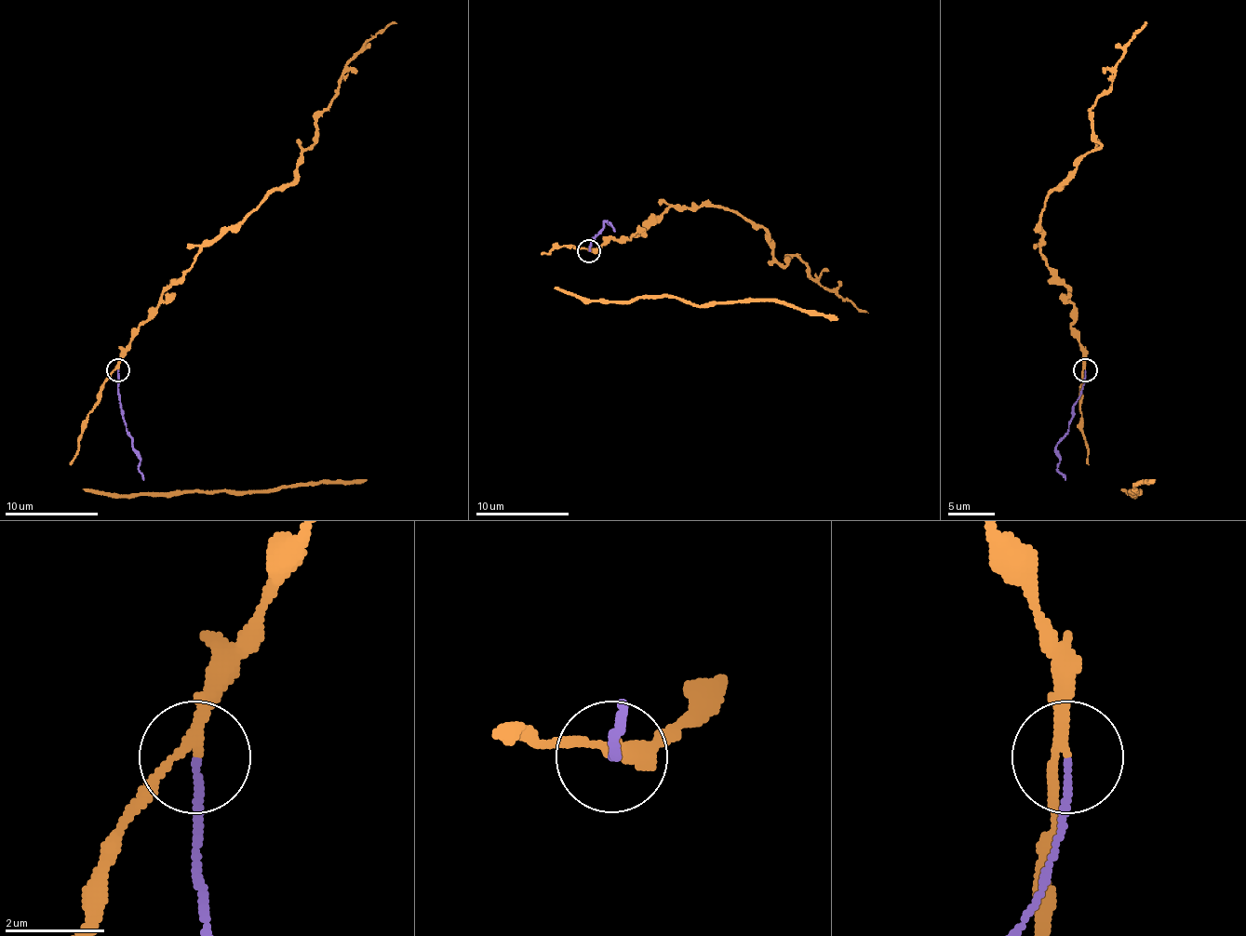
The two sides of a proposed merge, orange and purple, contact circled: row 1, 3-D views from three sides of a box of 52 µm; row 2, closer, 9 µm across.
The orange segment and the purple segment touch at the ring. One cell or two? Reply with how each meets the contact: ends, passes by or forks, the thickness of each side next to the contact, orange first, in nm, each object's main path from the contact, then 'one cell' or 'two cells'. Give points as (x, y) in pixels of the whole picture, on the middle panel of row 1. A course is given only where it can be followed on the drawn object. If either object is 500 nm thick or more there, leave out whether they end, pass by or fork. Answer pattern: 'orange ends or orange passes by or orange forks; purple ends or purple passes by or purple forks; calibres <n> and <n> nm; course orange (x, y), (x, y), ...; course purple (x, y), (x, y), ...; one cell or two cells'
orange passes by; purple ends; calibres 190 and 130 nm; course orange (589, 251), (610, 237), (641, 235), (669, 207), (720, 205), (765, 231), (783, 265), (795, 256), (867, 312); course purple (589, 251), (592, 240), (606, 220), (615, 231); two cells

